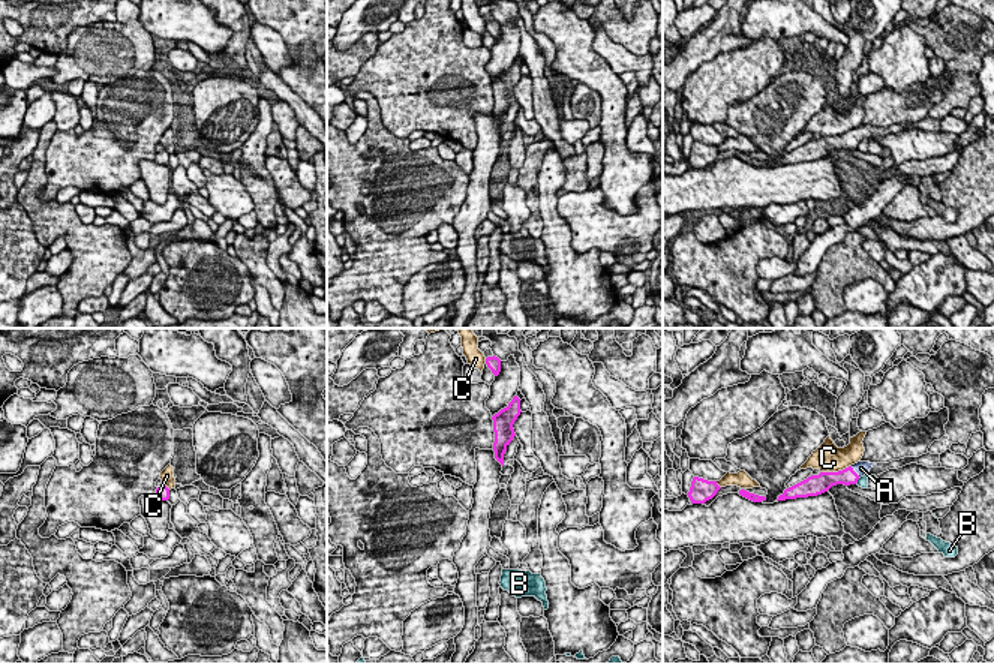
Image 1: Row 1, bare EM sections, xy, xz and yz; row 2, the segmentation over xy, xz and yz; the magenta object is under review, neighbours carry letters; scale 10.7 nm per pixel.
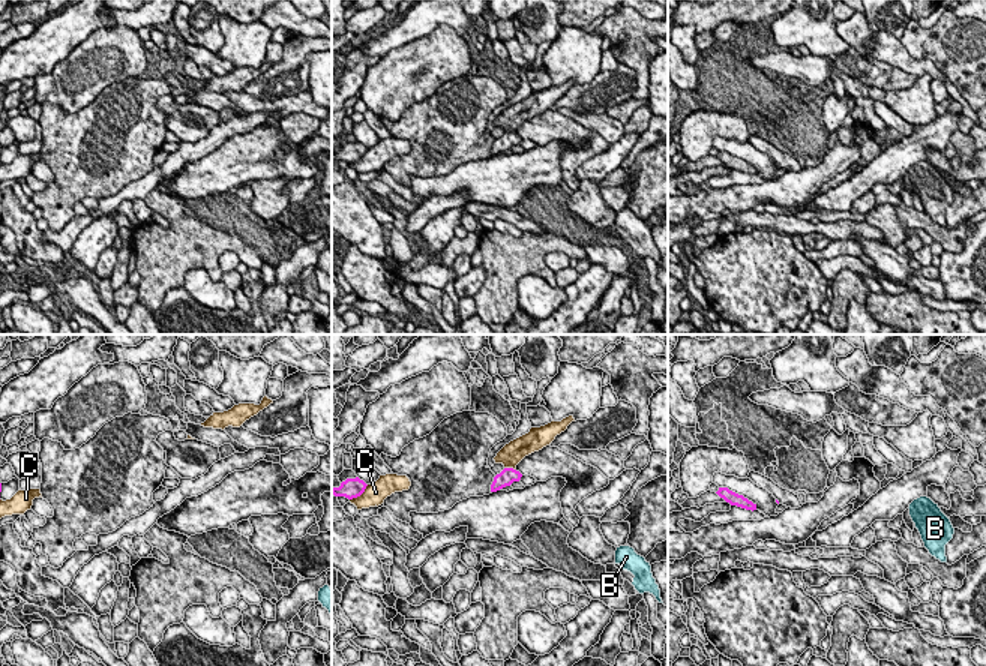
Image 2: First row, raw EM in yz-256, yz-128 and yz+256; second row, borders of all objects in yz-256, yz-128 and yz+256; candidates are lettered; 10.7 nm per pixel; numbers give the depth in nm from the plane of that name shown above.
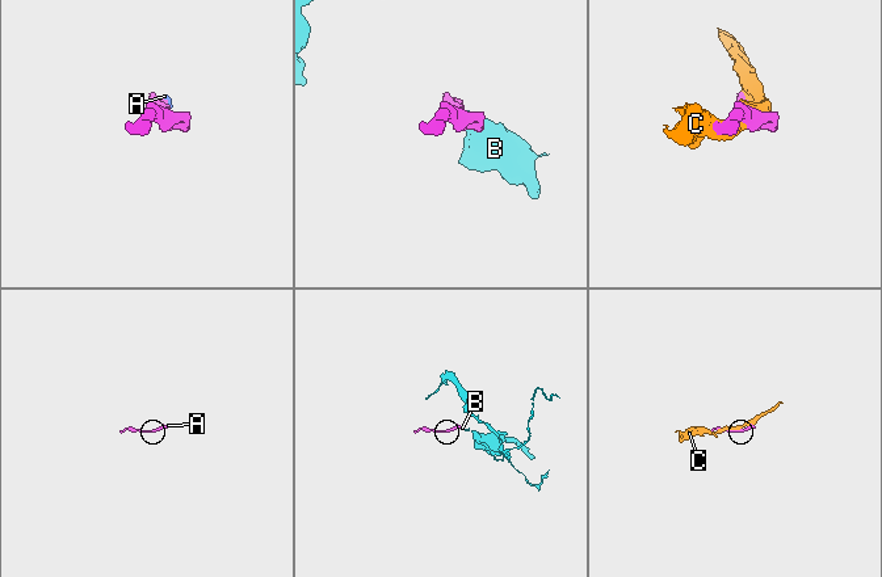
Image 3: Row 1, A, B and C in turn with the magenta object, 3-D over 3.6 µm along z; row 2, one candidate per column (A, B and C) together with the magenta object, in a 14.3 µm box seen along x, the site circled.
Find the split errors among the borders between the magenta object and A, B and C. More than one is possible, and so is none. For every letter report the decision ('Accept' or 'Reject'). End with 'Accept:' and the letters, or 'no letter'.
A: Accept
B: Reject
C: Reject
Accept: A

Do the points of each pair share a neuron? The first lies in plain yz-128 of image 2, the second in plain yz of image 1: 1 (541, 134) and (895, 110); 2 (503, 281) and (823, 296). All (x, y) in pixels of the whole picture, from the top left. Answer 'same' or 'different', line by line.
1: different
2: same

